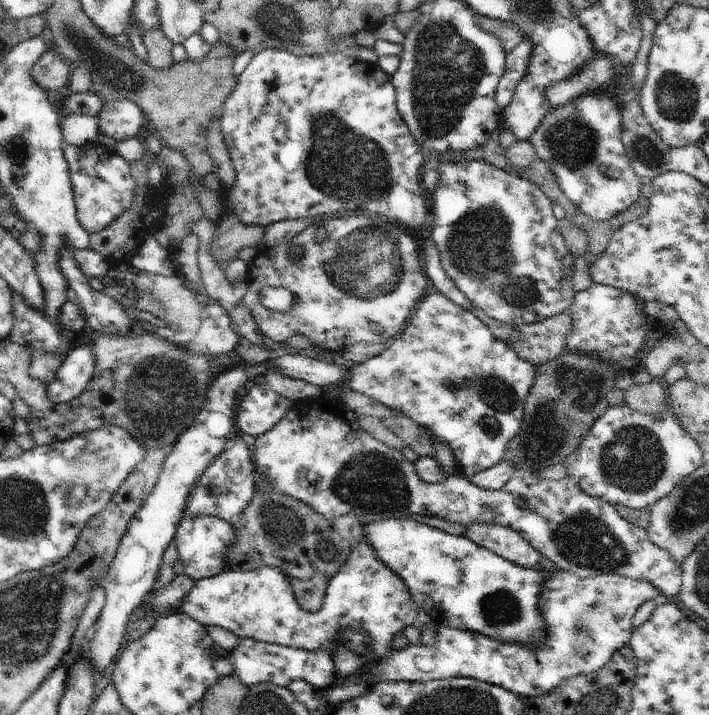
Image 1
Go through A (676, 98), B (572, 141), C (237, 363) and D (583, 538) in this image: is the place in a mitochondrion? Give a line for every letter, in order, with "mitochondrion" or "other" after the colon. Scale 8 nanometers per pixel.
A: mitochondrion
B: mitochondrion
C: other
D: mitochondrion

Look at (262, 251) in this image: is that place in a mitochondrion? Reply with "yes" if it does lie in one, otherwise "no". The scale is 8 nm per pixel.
no

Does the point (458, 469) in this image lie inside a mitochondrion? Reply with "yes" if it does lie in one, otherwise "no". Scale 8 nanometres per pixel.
no

